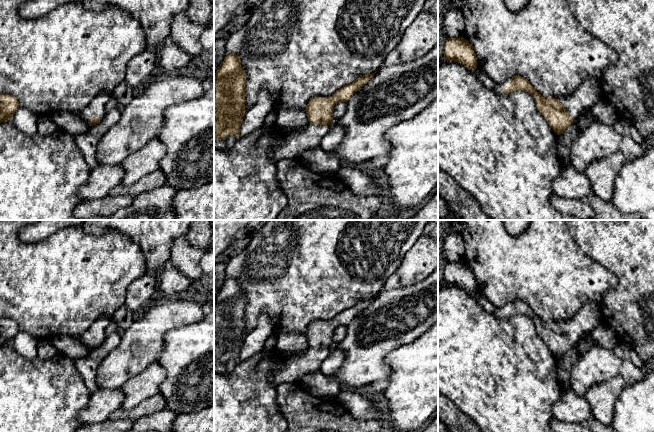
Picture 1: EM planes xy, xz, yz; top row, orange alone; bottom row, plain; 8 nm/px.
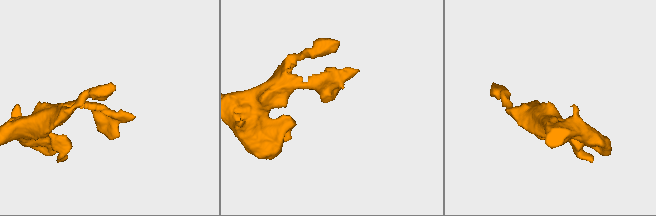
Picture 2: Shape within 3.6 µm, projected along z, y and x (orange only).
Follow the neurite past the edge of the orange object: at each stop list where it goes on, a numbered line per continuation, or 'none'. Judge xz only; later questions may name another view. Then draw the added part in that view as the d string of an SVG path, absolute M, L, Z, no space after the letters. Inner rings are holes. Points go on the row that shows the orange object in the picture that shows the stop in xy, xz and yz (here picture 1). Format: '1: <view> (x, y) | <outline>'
1: xz (299, 141) | M308 123L305 129L292 132L281 143L274 143L270 151L270 158L274 162L286 158L299 158L304 151L320 146L323 137L329 131L330 125Z

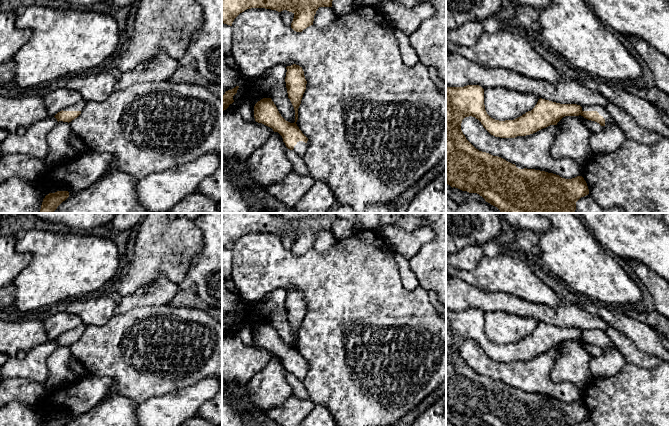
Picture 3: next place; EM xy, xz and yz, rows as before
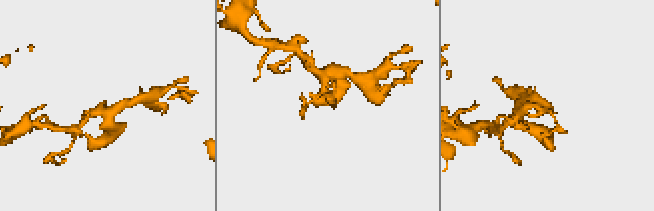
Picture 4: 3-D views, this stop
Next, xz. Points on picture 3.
1: xz (300, 148) | M299 141L294 146L293 151L295 151L300 157L303 158L305 153L307 152L307 149L308 149L308 144L303 141Z

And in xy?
1: xy (79, 106) | M81 100L77 102L76 104L74 104L73 106L69 106L63 109L63 111L82 111L85 106L85 103L86 102L84 100Z

